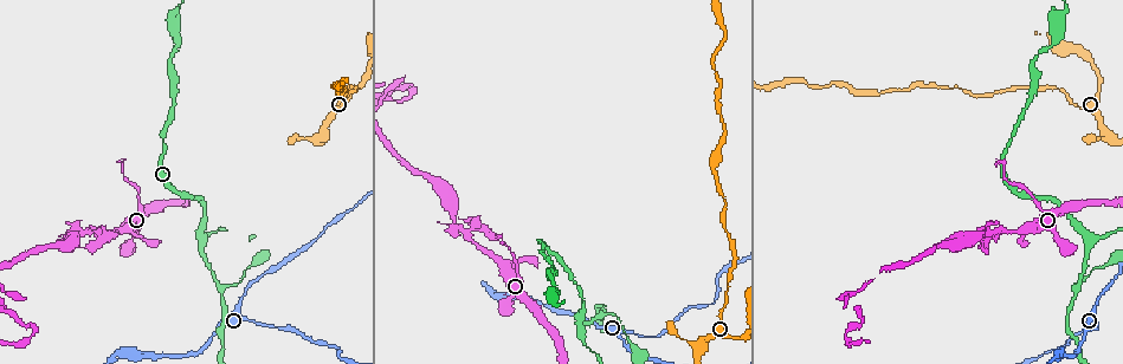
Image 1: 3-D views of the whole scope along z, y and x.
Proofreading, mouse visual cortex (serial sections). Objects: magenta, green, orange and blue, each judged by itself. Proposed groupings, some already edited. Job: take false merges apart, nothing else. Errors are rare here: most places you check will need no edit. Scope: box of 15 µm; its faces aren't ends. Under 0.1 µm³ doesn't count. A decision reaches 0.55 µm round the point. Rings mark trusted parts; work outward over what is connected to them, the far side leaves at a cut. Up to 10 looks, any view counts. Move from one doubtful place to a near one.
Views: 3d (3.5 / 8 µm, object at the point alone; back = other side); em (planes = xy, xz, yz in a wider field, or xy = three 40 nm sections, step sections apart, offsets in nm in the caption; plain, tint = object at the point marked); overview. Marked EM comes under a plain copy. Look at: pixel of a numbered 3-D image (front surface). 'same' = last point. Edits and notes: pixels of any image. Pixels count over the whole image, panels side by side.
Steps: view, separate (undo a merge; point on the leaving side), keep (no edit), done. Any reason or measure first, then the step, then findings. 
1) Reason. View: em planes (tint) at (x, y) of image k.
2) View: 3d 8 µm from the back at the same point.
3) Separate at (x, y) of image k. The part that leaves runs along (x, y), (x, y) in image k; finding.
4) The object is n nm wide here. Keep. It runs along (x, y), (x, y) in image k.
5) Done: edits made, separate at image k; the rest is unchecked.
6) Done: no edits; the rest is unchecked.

Three arms meet. View: 3d 3.5 µm at (202, 237) of image 1.

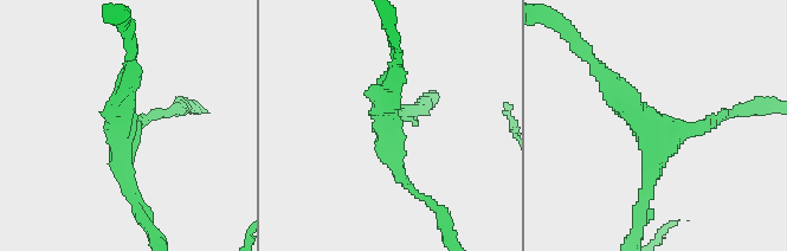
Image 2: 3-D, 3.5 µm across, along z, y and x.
3 arms meet here; the arms are 200, 200, 250 nm wide. View: em xy step 3 (tint) at (386, 126) of image 2.

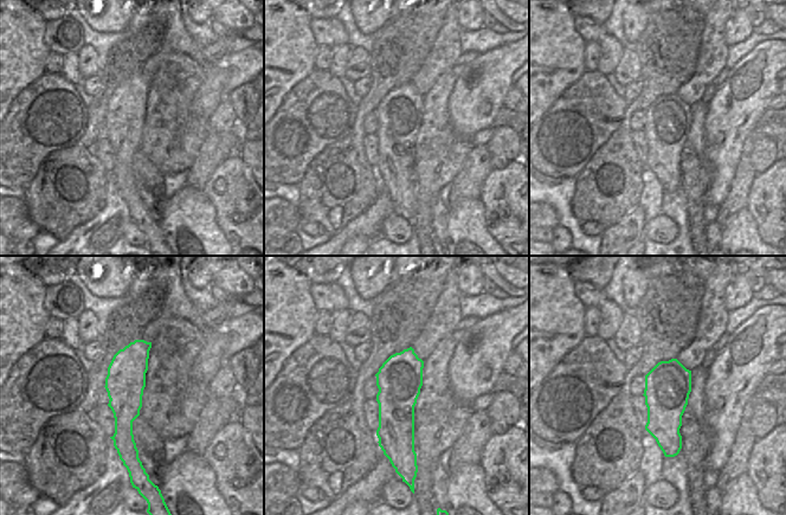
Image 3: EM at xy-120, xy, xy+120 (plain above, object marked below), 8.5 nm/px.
Keep. It runs along (141, 342), (126, 377), (124, 449) in image 3; all the same cell.

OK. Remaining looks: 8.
Abrupt turn. View: 3d 3.5 µm at (87, 229) of image 1.

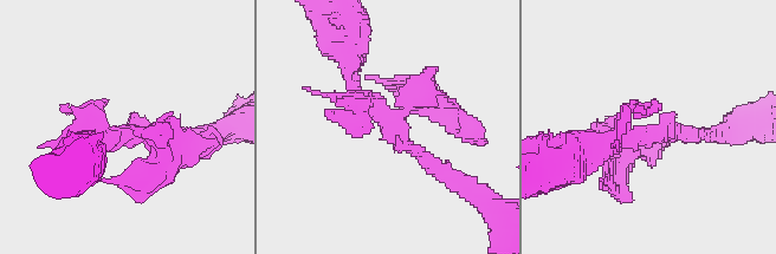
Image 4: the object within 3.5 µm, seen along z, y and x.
View: em xy step 1 (tint) at (649, 137) of image 4.

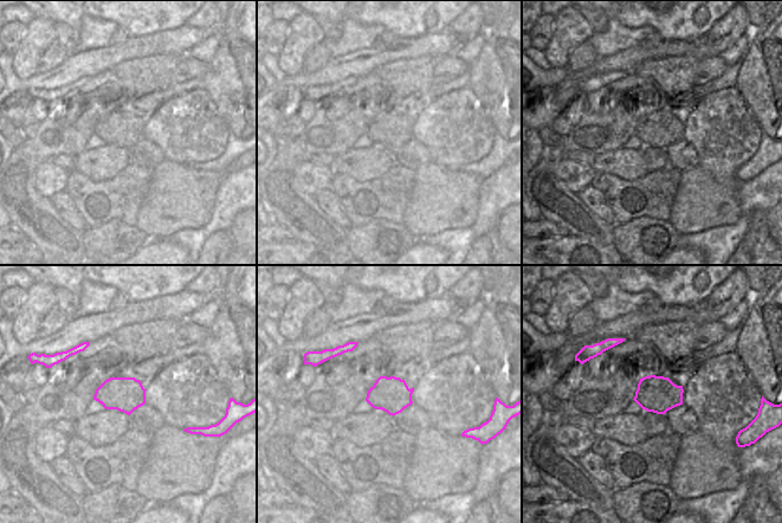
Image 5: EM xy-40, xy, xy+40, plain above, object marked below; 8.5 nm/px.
Another direction. View: em planes (tint) at the same point.

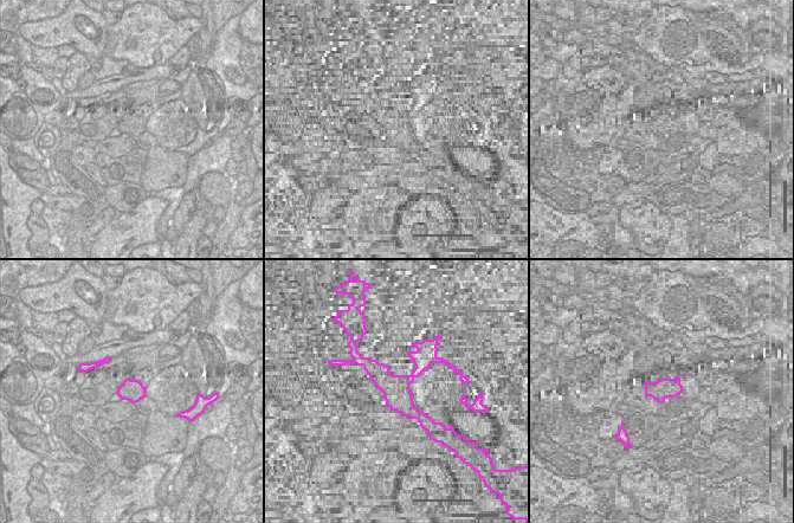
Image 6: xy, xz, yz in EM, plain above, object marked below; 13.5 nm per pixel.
Keep. It runs along (452, 178), (394, 134), (350, 85), (350, 67) in image 4; continuous, no second cell.

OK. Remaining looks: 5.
Abrupt turn. View: 3d 3.5 µm at (496, 299) of image 1.

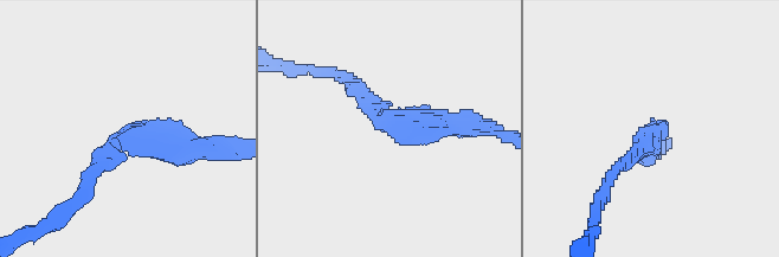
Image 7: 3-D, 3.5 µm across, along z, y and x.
The arms are 150, 300 nm wide; need the tissue. View: em planes (tint) at (388, 123) of image 7.

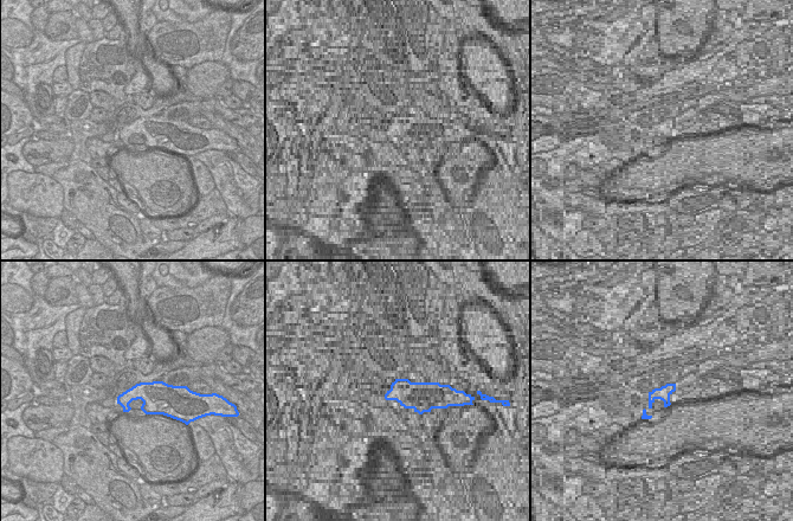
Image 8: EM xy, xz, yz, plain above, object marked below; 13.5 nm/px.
Another direction. View: em xy step 2 (tint) at the same point.

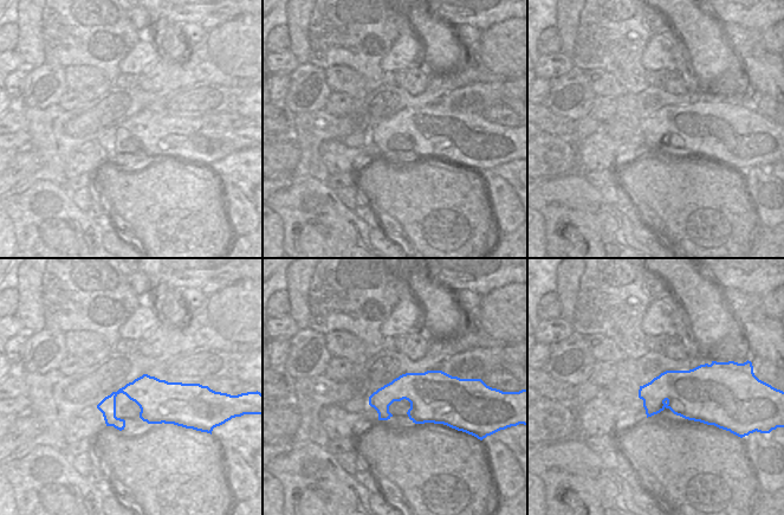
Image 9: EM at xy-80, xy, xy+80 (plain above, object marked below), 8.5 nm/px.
Keep. It runs along (463, 126), (380, 122), (351, 81) in image 7; continuous, no second cell.

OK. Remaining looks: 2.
Abrupt turn. View: 3d 3.5 µm from the back at (697, 348) of image 1.

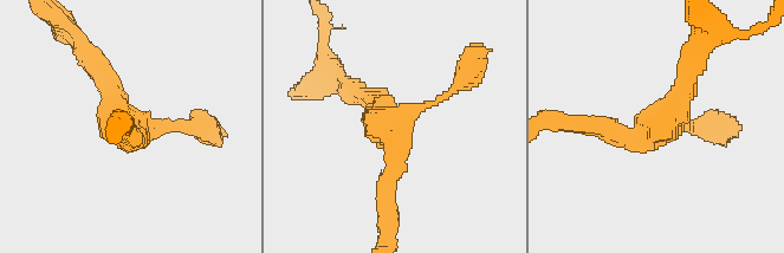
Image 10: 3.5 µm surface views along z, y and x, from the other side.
View: em xy step 5 (tint) at (394, 122) of image 10.

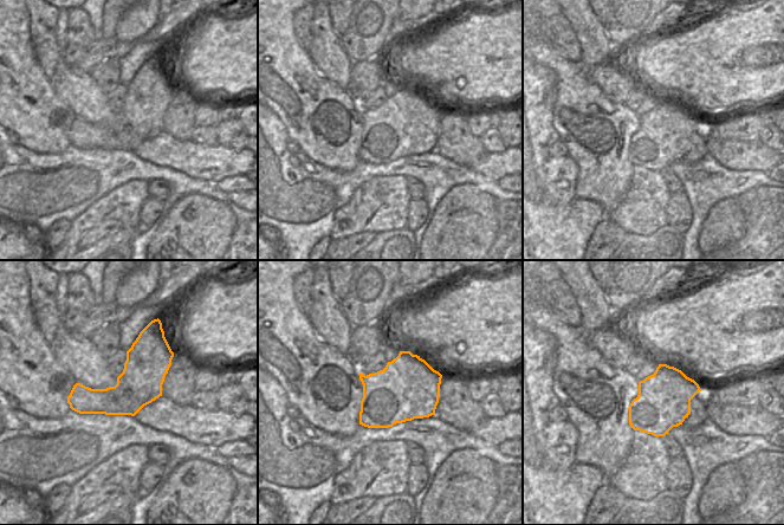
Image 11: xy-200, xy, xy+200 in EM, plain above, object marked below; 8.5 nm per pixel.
Keep. It runs along (96, 60), (128, 127), (198, 127) in image 10; one cell here.

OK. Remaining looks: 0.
Done: no edits; the rest is unchecked.

